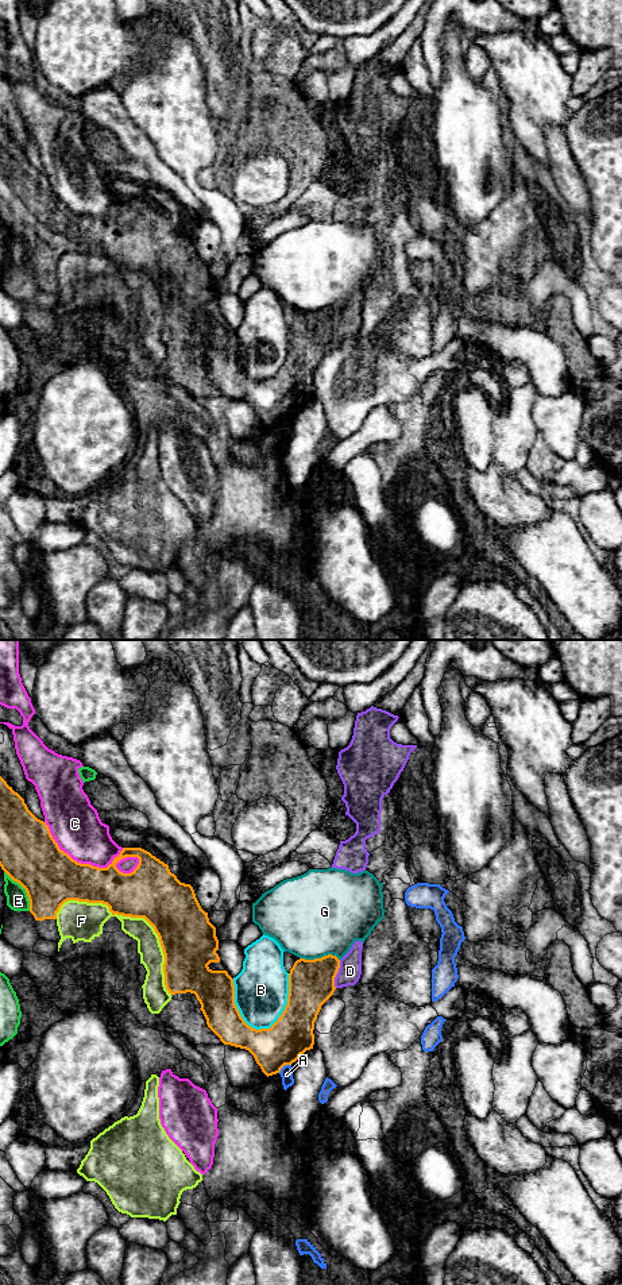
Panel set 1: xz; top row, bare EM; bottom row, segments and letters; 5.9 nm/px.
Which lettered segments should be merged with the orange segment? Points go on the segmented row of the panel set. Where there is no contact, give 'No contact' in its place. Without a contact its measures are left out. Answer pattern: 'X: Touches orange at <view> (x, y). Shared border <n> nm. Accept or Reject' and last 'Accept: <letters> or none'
A: Touches orange at xz (284, 1065). Shared border 90 nm. Reject
B: Touches orange at xz (284, 1011). Shared border 400 nm. Reject
C: Touches orange at xz (78, 863). Shared border 500 nm. Reject
D: Touches orange at xz (336, 973). Shared border 170 nm. Accept
E: Touches orange at xz (24, 888). Shared border 280 nm. Reject
F: Touches orange at xz (139, 917). Shared border 850 nm. Reject
G: Touches orange at xz (320, 959). Shared border 240 nm. Reject
Accept: D

